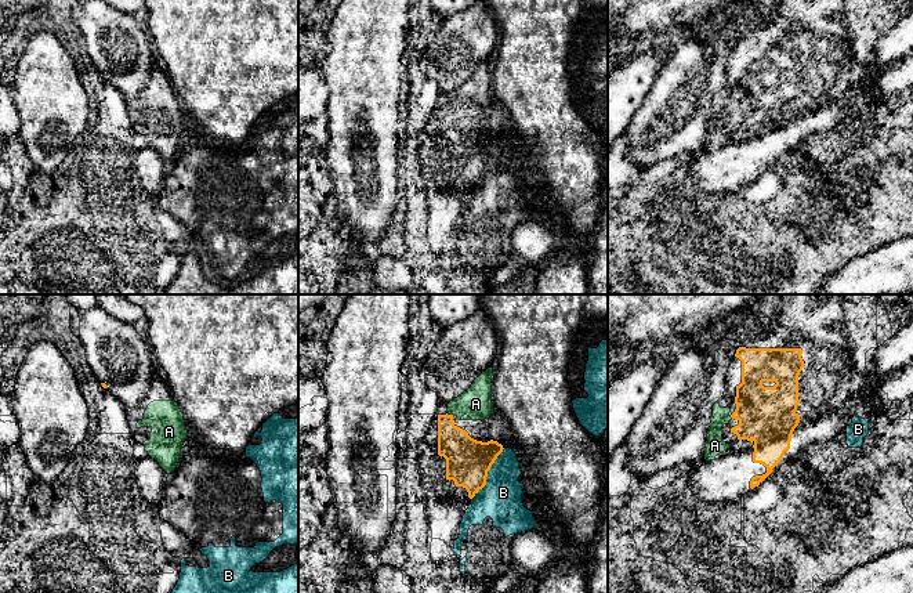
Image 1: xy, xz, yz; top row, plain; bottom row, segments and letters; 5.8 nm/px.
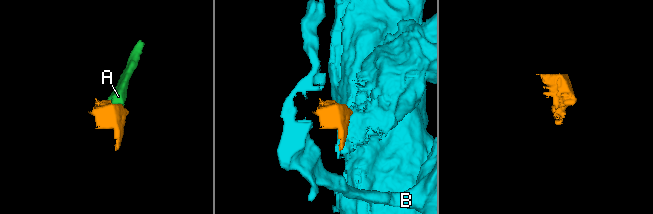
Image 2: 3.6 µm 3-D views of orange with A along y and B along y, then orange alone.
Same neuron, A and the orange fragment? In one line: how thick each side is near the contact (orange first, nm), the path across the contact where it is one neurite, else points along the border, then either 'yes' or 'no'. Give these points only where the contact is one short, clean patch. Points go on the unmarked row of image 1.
220/190 nm | yes

